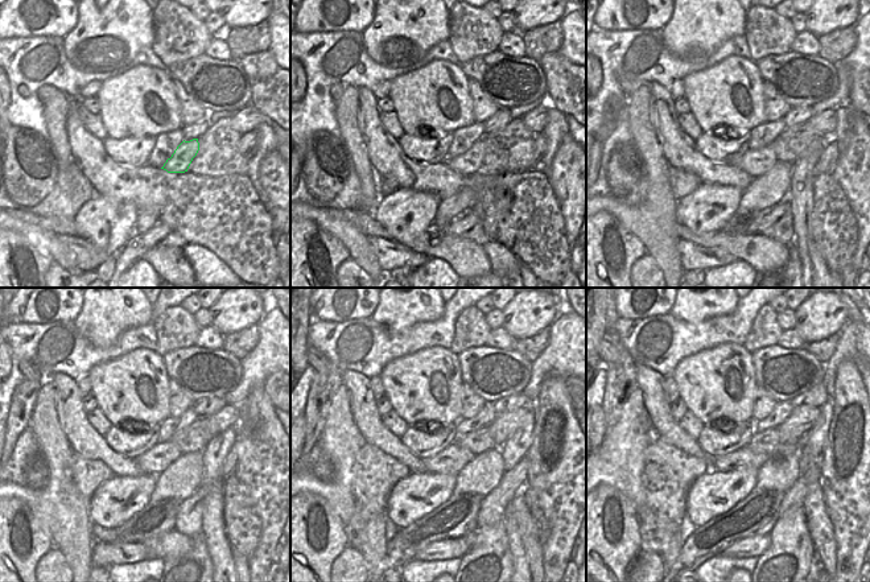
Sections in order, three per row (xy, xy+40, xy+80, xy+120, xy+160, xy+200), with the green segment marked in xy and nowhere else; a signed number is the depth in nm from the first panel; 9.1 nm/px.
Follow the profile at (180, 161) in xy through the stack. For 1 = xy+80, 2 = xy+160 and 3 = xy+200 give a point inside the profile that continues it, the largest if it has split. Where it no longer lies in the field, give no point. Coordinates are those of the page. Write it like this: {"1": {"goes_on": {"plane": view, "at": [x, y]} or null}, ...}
{"1": {"goes_on": {"plane": "xy+80", "at": [762, 160]}}, "2": {"goes_on": {"plane": "xy+160", "at": [453, 457]}}, "3": {"goes_on": {"plane": "xy+200", "at": [743, 457]}}}

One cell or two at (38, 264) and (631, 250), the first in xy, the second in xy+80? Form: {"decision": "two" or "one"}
{"decision": "one"}

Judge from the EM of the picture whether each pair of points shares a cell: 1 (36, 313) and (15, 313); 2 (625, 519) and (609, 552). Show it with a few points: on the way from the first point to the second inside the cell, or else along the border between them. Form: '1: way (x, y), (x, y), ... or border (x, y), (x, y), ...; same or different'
1: way (31, 312), (20, 312); same
2: way (625, 527), (617, 544); same

